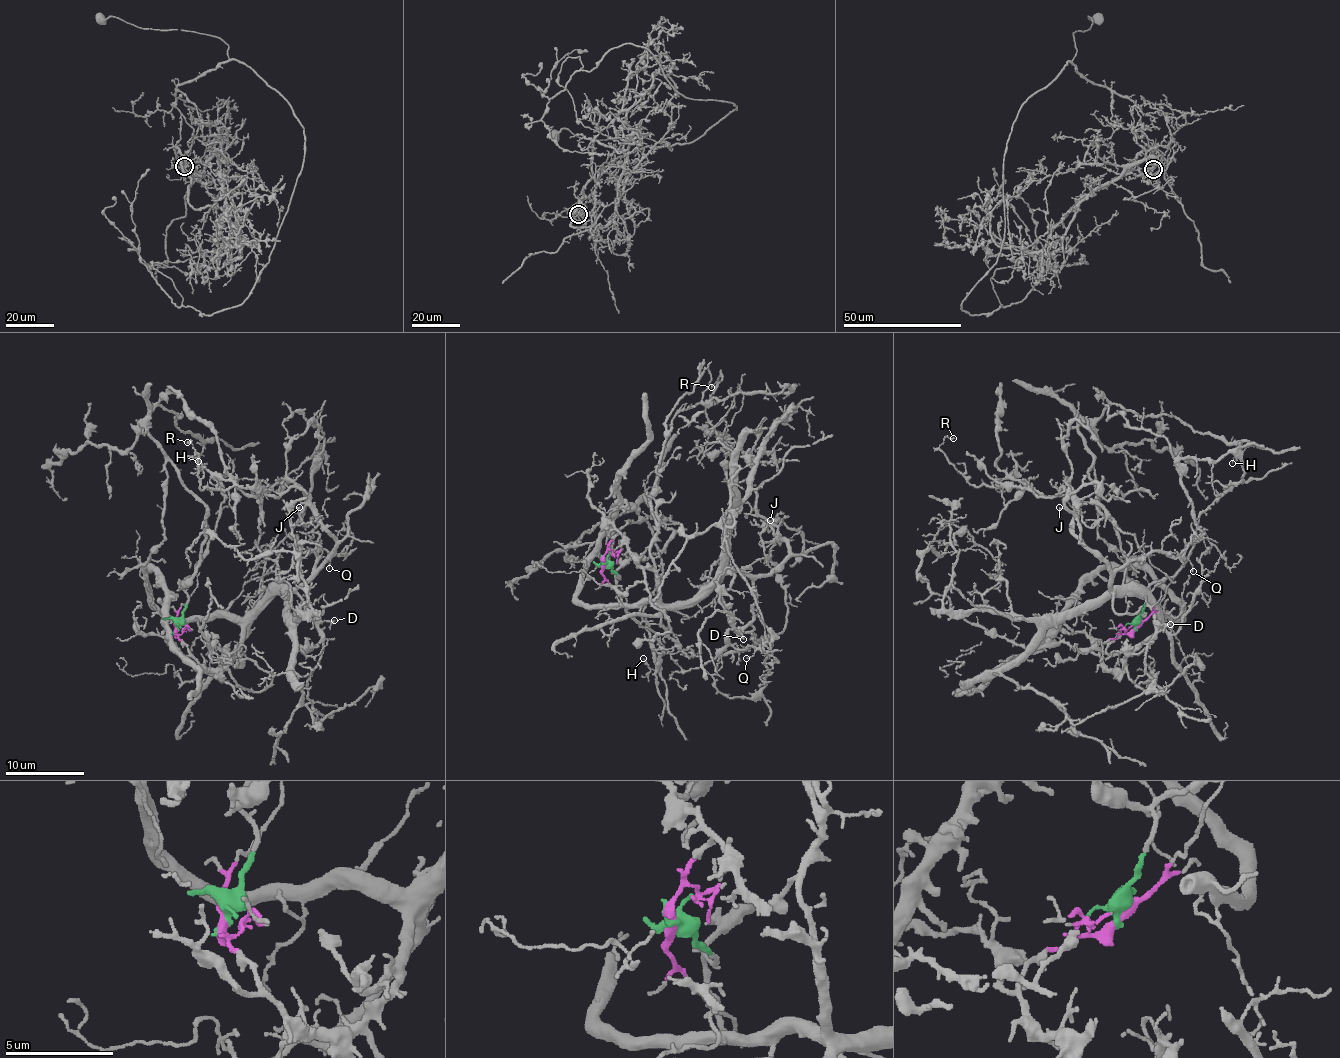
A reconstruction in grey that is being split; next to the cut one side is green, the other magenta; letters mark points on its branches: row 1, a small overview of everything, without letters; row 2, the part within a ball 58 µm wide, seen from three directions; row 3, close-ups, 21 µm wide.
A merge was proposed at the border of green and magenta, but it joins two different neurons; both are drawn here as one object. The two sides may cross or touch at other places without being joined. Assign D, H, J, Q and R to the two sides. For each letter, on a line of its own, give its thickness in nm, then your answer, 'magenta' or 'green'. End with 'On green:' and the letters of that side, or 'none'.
D: 130 nm | magenta
H: 100 nm | green
J: 130 nm | magenta
Q: 110 nm | magenta
R: 140 nm | magenta
On green: H

